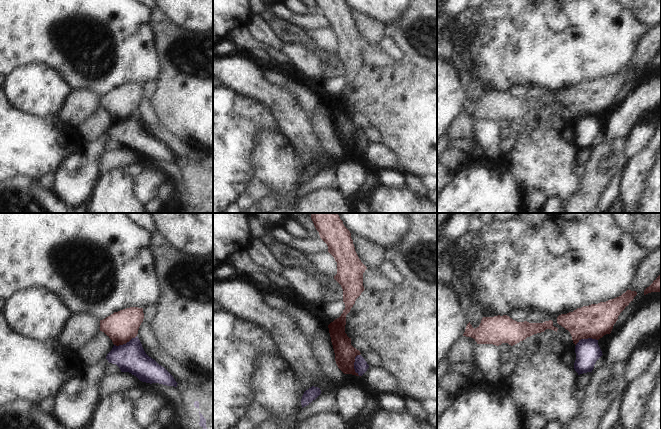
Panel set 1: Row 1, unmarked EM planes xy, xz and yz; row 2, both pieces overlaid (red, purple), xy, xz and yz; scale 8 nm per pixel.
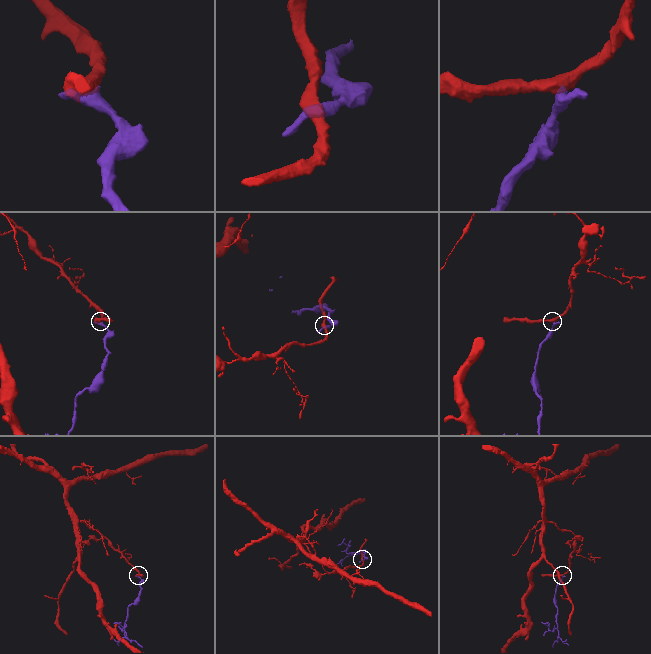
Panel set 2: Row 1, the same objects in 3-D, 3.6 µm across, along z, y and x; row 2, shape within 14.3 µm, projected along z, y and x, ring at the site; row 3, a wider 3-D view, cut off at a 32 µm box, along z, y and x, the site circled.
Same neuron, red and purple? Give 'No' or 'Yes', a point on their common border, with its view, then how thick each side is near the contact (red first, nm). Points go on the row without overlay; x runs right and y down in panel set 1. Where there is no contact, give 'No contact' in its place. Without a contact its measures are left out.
No. Touches red at xz (353, 141). Thickness 170 nm (red) against 110 nm

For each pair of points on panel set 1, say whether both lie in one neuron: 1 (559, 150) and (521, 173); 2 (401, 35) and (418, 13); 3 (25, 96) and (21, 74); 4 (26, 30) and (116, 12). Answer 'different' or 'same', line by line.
1: same
2: same
3: same
4: same

